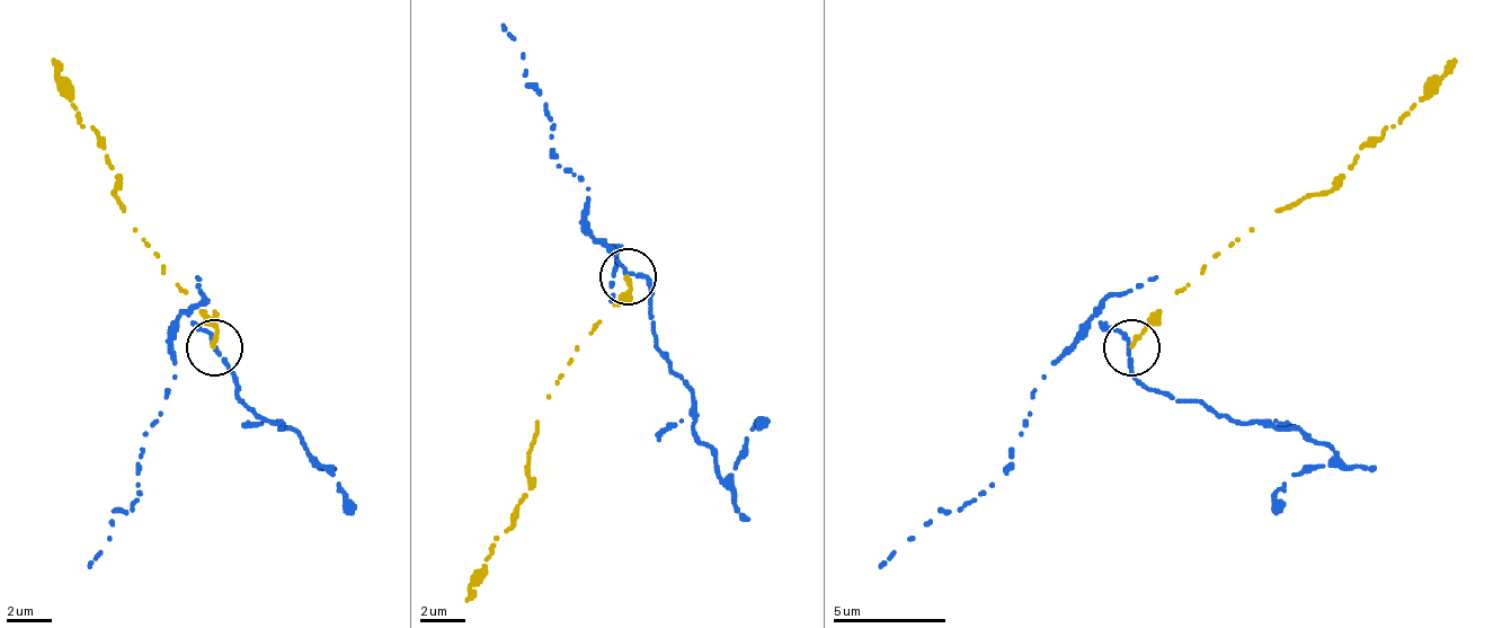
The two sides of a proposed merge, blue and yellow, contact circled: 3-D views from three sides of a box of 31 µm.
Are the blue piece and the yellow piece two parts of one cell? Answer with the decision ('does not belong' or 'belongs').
does not belong

